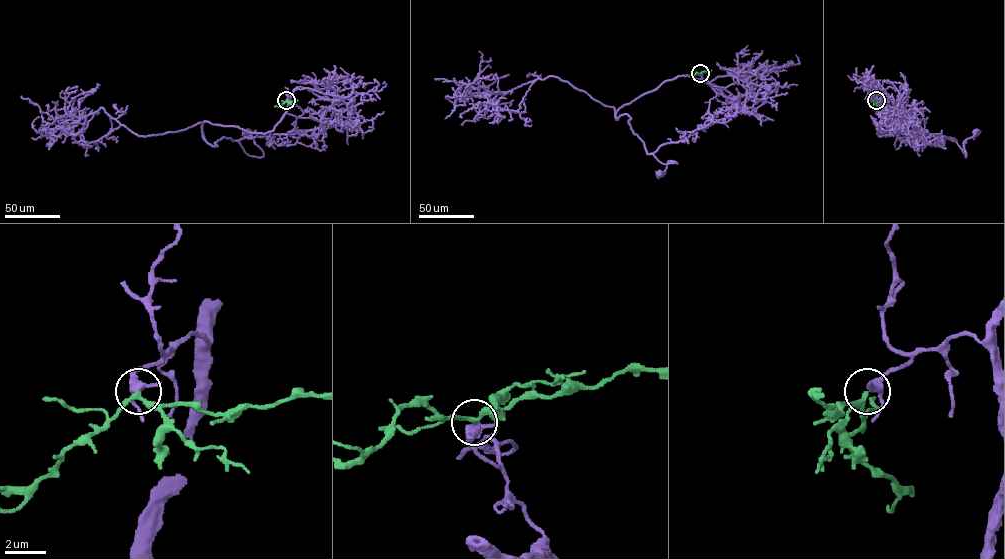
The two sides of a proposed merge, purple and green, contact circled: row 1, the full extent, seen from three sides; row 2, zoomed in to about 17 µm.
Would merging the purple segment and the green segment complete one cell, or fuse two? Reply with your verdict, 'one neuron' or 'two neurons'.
one neuron

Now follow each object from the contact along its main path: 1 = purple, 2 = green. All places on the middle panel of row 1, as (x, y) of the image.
1: (700, 73), (717, 93), (702, 117), (709, 119), (652, 153), (677, 163), (668, 161), (660, 174)
2: (700, 73), (688, 76)

